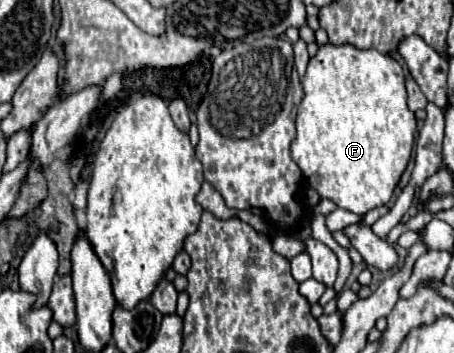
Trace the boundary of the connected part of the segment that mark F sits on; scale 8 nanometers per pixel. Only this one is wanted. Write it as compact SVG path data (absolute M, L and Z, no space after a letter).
M322 45L310 59L302 79L304 99L296 115L296 139L290 145L294 163L302 169L304 183L318 191L320 197L334 201L338 207L352 213L366 213L386 205L410 161L416 117L406 105L404 69L402 65L374 49L358 51L356 47Z

